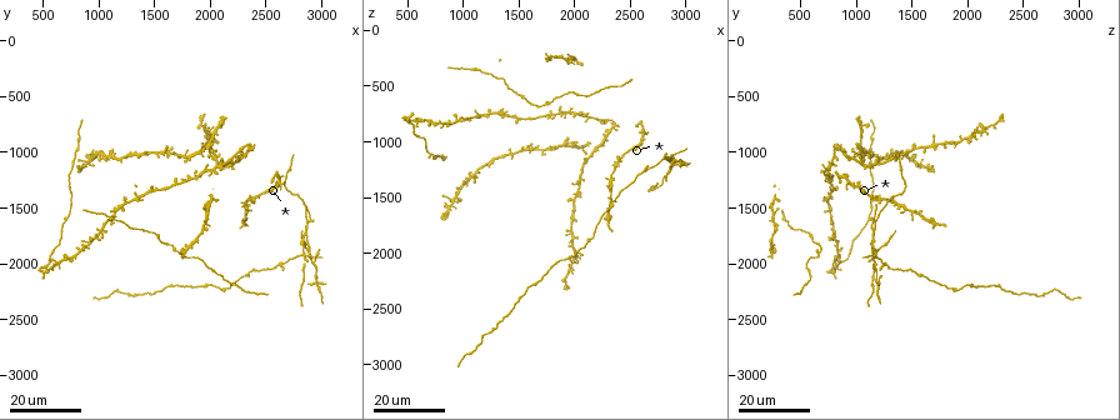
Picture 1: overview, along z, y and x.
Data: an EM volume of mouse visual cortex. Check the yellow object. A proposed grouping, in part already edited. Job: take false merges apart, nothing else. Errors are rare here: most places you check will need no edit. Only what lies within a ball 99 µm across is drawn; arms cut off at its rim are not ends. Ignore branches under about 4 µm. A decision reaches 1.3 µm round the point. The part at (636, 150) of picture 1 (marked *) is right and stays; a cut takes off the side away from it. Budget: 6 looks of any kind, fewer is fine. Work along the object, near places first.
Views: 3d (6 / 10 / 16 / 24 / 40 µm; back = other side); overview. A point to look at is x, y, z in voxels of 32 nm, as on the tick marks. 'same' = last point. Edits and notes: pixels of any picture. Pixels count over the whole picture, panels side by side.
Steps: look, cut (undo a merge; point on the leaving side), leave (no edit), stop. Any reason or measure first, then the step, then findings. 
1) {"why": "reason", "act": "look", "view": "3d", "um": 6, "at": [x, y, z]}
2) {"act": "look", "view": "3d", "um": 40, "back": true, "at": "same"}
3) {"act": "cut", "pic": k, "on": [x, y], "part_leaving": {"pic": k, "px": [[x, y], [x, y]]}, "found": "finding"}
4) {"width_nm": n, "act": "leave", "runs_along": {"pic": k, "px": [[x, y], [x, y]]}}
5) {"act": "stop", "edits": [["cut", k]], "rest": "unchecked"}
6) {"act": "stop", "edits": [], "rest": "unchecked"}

{"why": "small branch off a trunk", "act": "look", "view": "3d", "um": 24, "at": [1860, 1220, 740]}

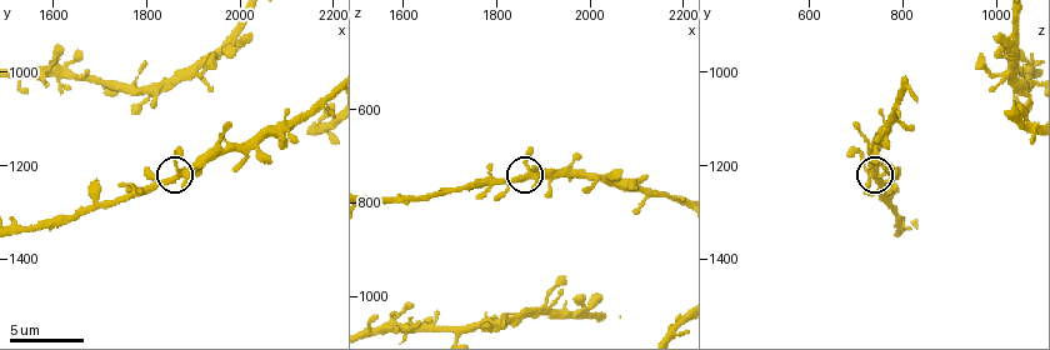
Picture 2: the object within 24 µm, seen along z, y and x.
{"why": "closer look", "act": "look", "view": "3d", "um": 6, "at": [1865, 1220, 735]}

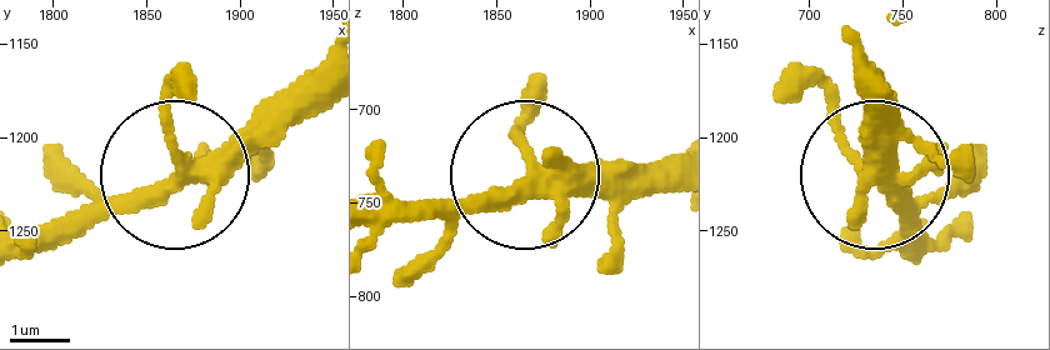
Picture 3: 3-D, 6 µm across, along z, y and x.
{"arms": 4, "act": "leave", "runs_along": {"pic": 3, "px": [[669, 184], [549, 179], [519, 139], [529, 84]]}, "found": "continuous, no second cell"}

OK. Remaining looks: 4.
{"why": "two arms in line, one across", "act": "look", "view": "3d", "um": 10, "at": [2175, 1060, 790]}

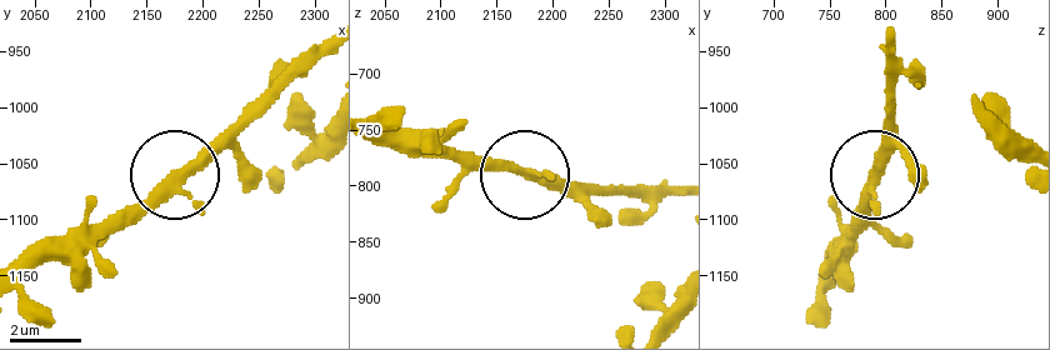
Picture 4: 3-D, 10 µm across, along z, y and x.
{"width_nm": 240, "act": "leave", "found": "one cell here"}

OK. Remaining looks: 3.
{"why": "thin arm on a thick one", "act": "look", "view": "3d", "um": 16, "at": [480, 2060, 760]}

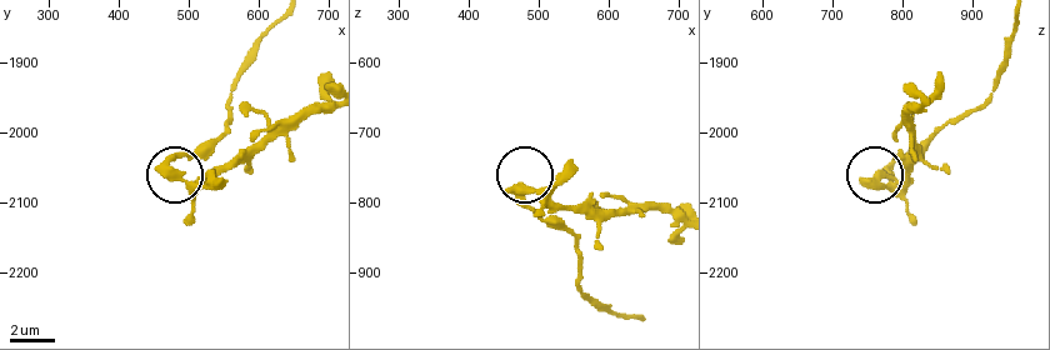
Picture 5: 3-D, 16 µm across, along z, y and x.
{"act": "look", "view": "3d", "um": 6, "at": [490, 2060, 780]}

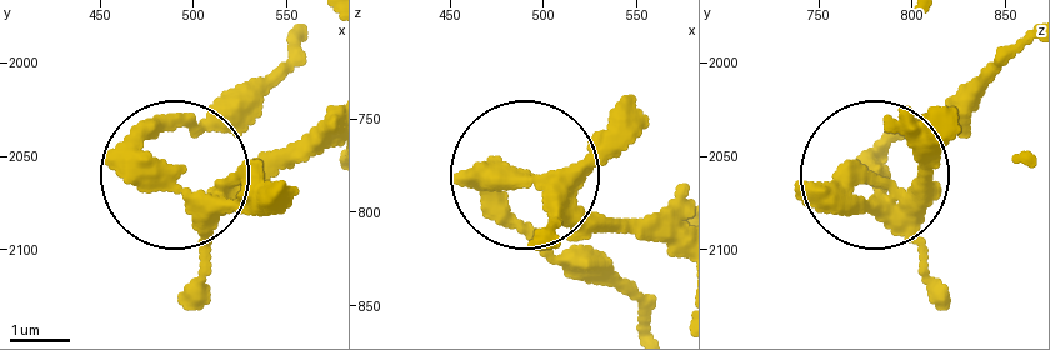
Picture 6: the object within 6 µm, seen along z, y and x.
{"width_nm": 280, "act": "cut", "pic": 6, "on": [193, 123], "part_leaving": {"pic": 6, "px": [[181, 180], [158, 136], [211, 116], [291, 46]]}, "found": "two cells meet here"}

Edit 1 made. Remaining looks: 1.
{"act": "stop", "edits": [["cut", 6]], "rest": "unchecked"}

